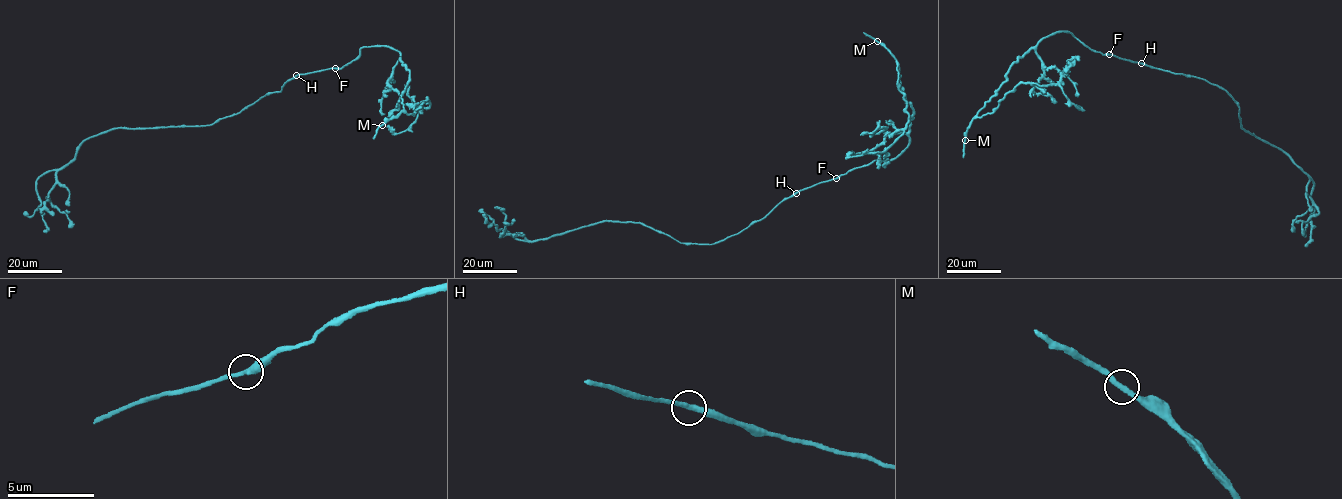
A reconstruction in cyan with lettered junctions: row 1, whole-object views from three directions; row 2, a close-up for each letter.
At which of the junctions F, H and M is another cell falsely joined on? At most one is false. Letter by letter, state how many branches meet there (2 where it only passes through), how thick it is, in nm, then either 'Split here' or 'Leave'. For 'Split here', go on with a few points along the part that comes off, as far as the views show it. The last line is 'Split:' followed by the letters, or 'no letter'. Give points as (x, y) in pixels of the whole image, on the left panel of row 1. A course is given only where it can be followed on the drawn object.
F: Branches: 2. Thickness 320 nm. Leave
H: Branches: 2. Thickness 320 nm. Leave
M: Branches: 2. Thickness 320 nm. Leave
Split: no letter

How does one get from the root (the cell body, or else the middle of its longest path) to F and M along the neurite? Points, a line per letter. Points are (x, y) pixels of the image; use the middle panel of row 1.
F: (796, 193), (836, 178)
M: (796, 193), (874, 160), (894, 159), (908, 147), (913, 109), (902, 93), (895, 58), (877, 41)

